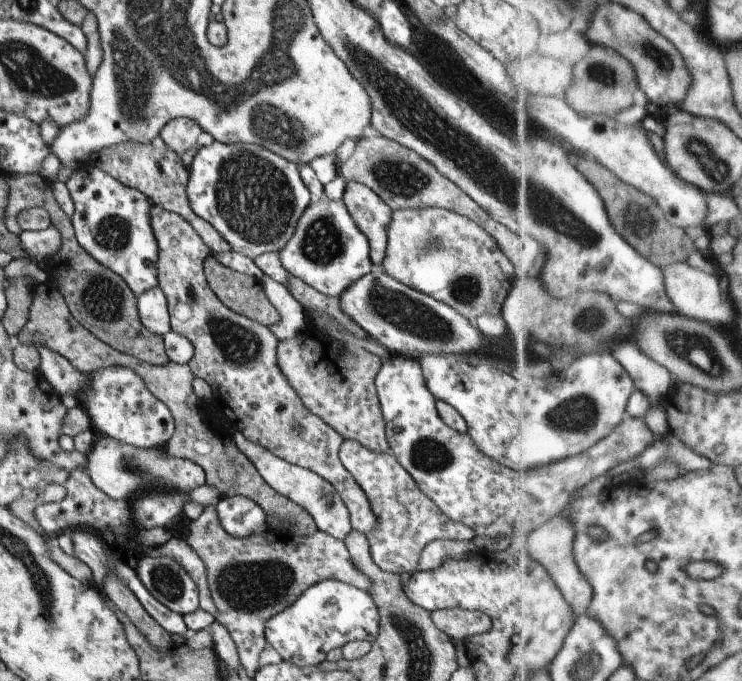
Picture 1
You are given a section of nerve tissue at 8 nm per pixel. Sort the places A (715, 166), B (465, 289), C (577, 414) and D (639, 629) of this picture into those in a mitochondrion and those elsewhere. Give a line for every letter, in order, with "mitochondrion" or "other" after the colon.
A: mitochondrion
B: mitochondrion
C: mitochondrion
D: other

